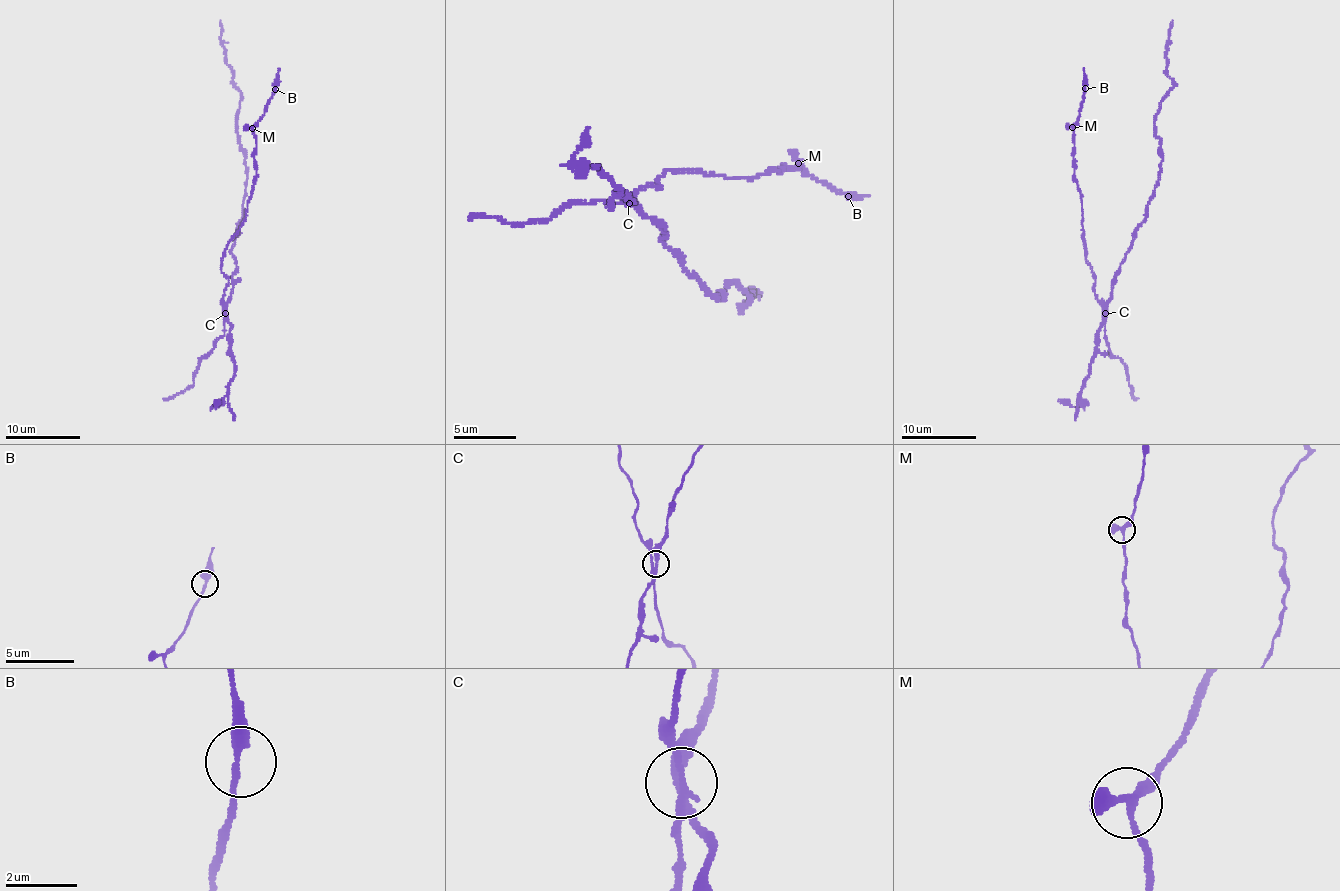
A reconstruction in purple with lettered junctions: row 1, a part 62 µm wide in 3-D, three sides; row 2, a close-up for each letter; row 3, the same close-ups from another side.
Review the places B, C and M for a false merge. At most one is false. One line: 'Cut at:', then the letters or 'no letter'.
Cut at: C

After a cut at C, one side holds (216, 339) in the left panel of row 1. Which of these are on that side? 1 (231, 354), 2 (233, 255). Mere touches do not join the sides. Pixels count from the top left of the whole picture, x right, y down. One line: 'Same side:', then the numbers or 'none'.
Same side: none

